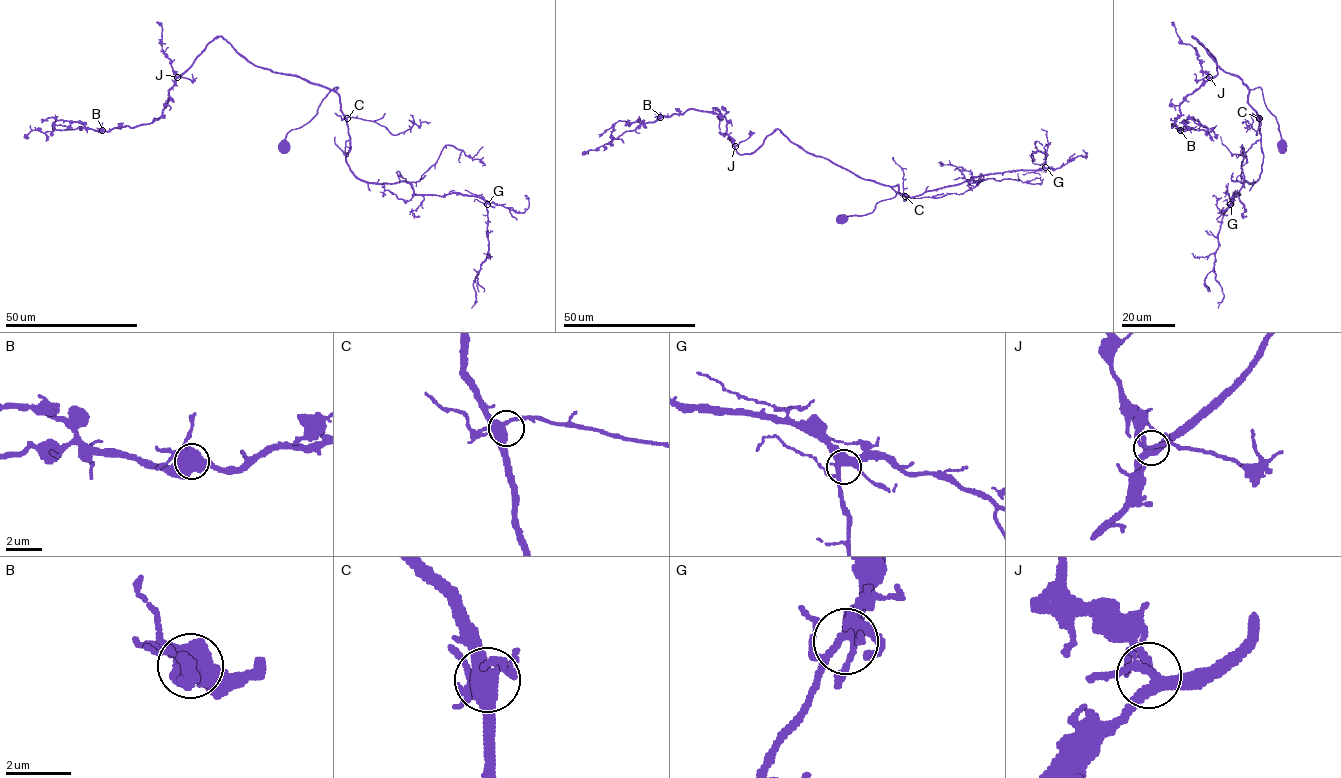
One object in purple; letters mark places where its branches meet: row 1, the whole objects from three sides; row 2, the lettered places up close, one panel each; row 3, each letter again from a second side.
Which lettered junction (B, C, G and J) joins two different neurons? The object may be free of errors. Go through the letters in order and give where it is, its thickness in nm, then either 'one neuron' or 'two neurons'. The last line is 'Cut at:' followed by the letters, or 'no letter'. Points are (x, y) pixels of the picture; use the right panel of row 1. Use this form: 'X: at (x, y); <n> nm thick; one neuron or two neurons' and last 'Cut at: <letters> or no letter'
B: at (1180, 130); 750 nm thick; one neuron
C: at (1259, 118); 440 nm thick; one neuron
G: at (1230, 204); 360 nm thick; one neuron
J: at (1209, 77); 300 nm thick; one neuron
Cut at: no letter

